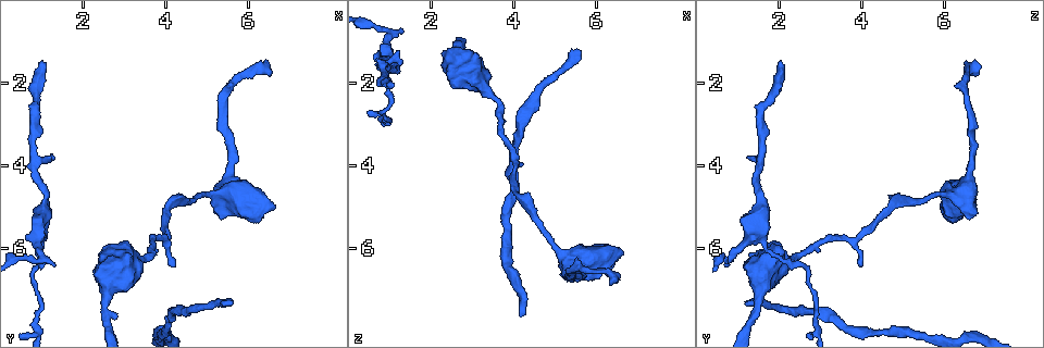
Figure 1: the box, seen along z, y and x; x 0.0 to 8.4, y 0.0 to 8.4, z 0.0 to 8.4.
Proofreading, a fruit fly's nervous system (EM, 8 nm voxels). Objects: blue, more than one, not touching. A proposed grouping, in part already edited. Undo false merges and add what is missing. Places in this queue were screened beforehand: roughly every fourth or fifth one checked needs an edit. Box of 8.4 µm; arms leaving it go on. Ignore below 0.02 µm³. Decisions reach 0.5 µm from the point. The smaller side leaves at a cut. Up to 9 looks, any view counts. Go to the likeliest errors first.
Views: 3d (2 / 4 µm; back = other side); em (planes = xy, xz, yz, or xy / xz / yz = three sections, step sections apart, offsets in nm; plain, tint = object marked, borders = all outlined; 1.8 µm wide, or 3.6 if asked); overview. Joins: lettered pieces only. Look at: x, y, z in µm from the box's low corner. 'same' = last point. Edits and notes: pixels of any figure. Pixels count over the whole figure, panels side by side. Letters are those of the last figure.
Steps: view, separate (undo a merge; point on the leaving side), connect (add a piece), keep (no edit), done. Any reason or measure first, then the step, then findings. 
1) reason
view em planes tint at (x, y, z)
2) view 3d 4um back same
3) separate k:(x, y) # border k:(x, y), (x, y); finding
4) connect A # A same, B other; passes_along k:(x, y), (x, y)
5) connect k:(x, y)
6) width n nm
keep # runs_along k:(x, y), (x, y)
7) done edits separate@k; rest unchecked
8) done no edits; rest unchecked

tapers out
view em planes plain at (5.60, 7.25, 1.20)

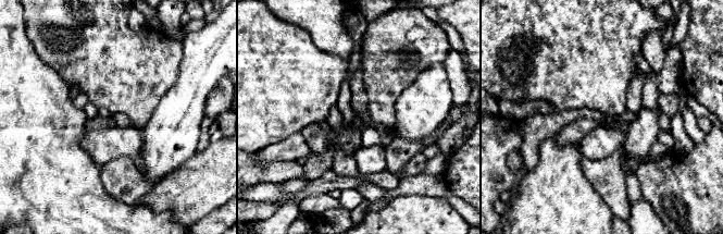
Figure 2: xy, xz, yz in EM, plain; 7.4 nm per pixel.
view em planes borders same

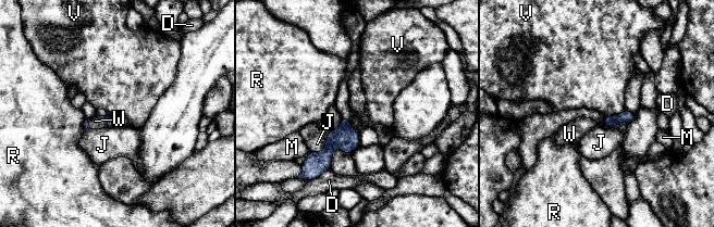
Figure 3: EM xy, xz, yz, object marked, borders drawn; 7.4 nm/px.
connect W # D other, J other, M other, R other, V other, W same; the cell continues

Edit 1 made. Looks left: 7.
an open end
view em 3.6um planes plain at (1.10, 1.60, 2.05)

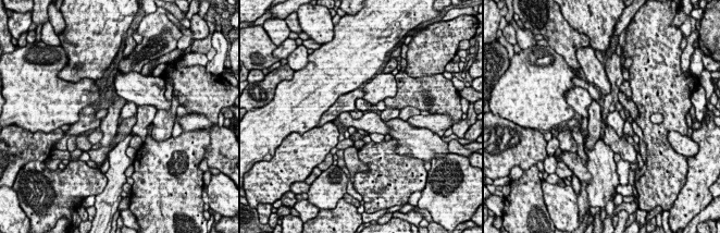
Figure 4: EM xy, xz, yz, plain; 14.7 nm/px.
view em 3.6um planes borders same

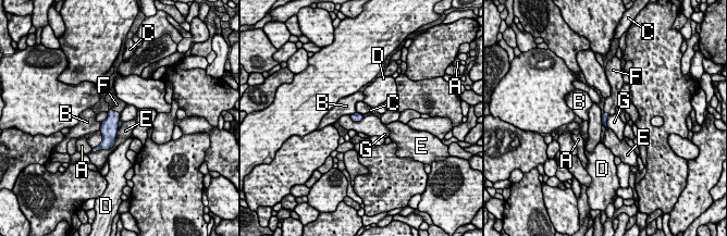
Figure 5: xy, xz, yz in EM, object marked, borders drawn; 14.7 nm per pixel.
connect F # A other, B other, C other, D other, E other, F same, G other; passes_along 5:(110, 126), (114, 111), (116, 104); it goes on there

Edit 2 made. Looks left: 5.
redraw
view overview

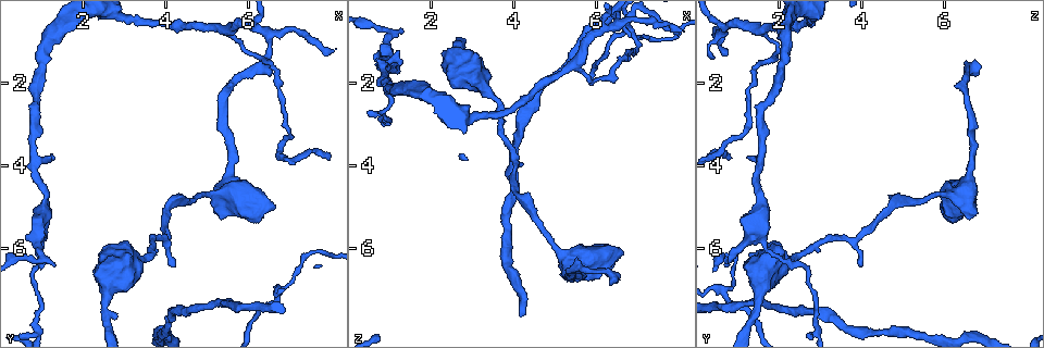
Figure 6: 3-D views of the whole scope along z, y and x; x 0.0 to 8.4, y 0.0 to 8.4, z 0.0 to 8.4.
view 3d 4um at (6.30, 1.50, 6.75)

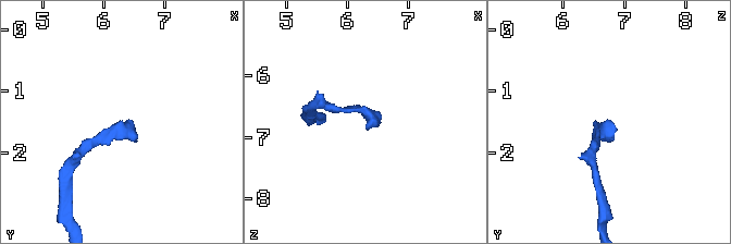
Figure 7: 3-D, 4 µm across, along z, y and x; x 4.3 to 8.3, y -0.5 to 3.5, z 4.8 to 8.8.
view em planes borders at (6.35, 1.50, 6.75)

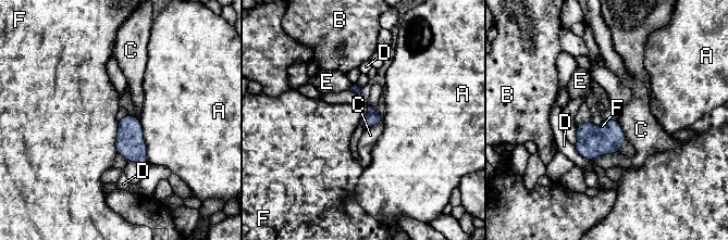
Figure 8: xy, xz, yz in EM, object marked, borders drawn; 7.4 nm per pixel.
keep # A other, B other, C other, D other, E other, F other; border 8:(119, 121), (115, 140), (116, 153); none of them fits

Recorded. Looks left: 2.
sudden change in width
view em planes borders at (1.00, 5.30, 1.60)

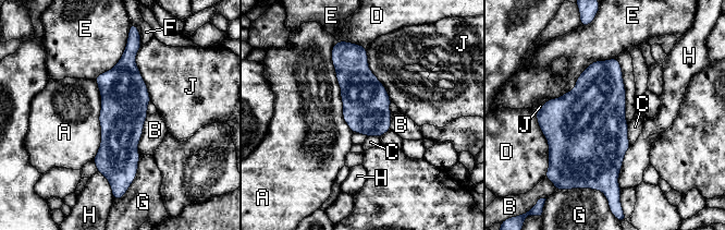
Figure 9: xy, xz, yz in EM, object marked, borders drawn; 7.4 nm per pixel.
longest_contact A 650 nm
keep # A other, B other, C other, D other, E other, F other, G other, H other, J other; runs_along 9:(131, 51), (113, 181); continuous, no second cell

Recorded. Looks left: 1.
done edits connect@3, connect@5; rest unchecked

